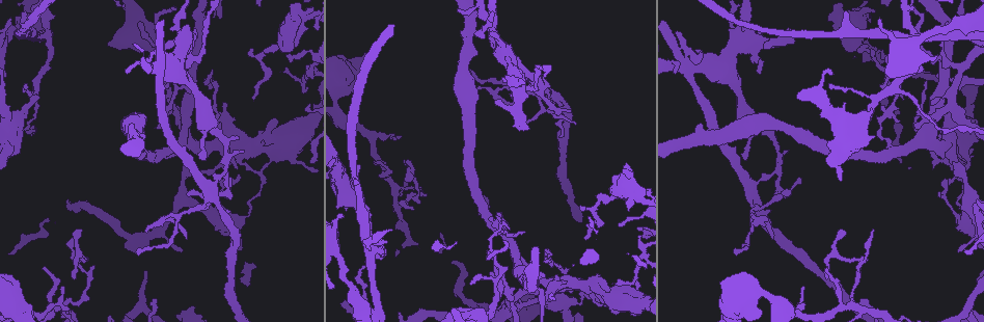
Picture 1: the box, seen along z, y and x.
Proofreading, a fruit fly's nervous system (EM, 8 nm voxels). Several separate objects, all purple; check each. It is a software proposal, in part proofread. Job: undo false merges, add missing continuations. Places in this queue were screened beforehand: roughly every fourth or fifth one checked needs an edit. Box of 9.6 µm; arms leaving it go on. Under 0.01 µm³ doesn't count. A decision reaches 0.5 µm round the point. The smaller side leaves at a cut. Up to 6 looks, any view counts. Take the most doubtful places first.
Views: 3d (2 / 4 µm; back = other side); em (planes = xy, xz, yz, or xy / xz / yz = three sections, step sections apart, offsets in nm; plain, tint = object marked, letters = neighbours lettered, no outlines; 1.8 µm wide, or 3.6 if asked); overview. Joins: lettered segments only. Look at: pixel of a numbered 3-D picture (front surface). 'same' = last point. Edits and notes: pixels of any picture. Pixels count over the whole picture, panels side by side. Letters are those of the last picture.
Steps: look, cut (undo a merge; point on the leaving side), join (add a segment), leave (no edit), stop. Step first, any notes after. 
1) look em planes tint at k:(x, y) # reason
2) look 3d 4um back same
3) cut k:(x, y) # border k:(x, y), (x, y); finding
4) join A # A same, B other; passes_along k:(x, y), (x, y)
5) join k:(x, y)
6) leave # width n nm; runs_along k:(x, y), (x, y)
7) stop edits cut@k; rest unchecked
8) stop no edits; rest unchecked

look em xz step 16 tint at 1:(748, 45) # looks like a crossing

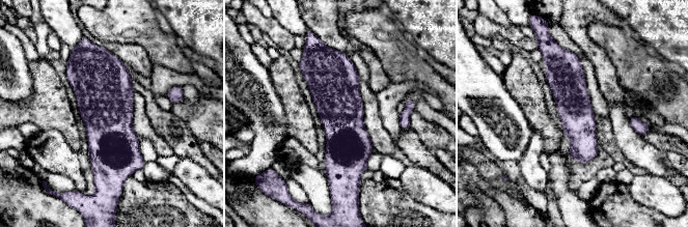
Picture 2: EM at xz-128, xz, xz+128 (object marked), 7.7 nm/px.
look em planes letters same

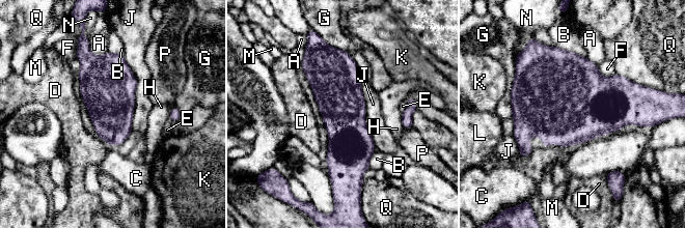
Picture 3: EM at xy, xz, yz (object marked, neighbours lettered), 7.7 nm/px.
leave # longest_contact J 600 nm; A other, B other, C other, D other, E other, F other, G other, H other, J other, K other, L other, M other, N other, P other, Q other; border 3:(121, 54), (136, 80), (132, 131); one cell here

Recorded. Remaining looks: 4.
look 3d 4um at 1:(892, 148) # thin neck

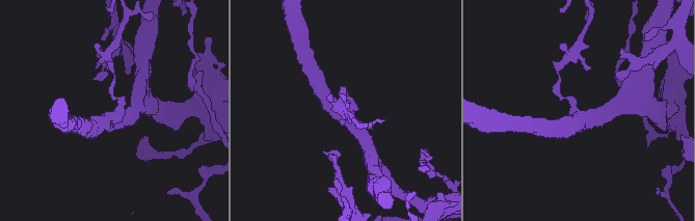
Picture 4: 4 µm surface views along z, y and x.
look em xz step 16 tint at 4:(581, 115) # now the EM

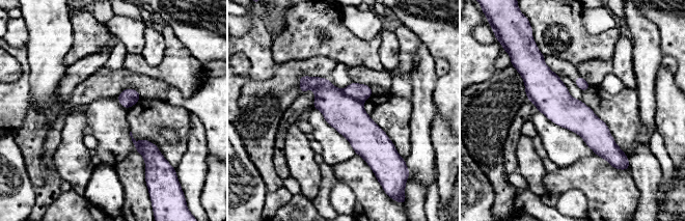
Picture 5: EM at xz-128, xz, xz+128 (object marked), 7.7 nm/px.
look em planes letters same

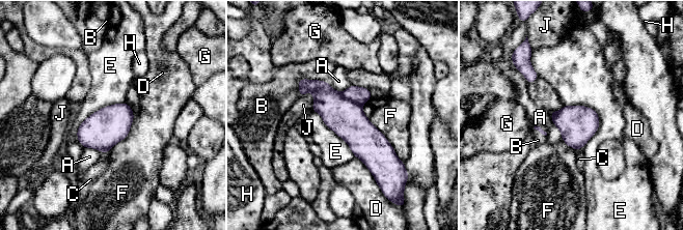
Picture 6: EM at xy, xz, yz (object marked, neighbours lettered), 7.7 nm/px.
cut 6:(346, 118) # width 280 nm; A other, B other, C other, D other, E other, F other, G other, H other, J other; part_leaving 6:(302, 81), (375, 150), (375, 169); a second cell is stuck on

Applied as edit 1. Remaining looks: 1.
stop edits cut@6; rest unchecked

